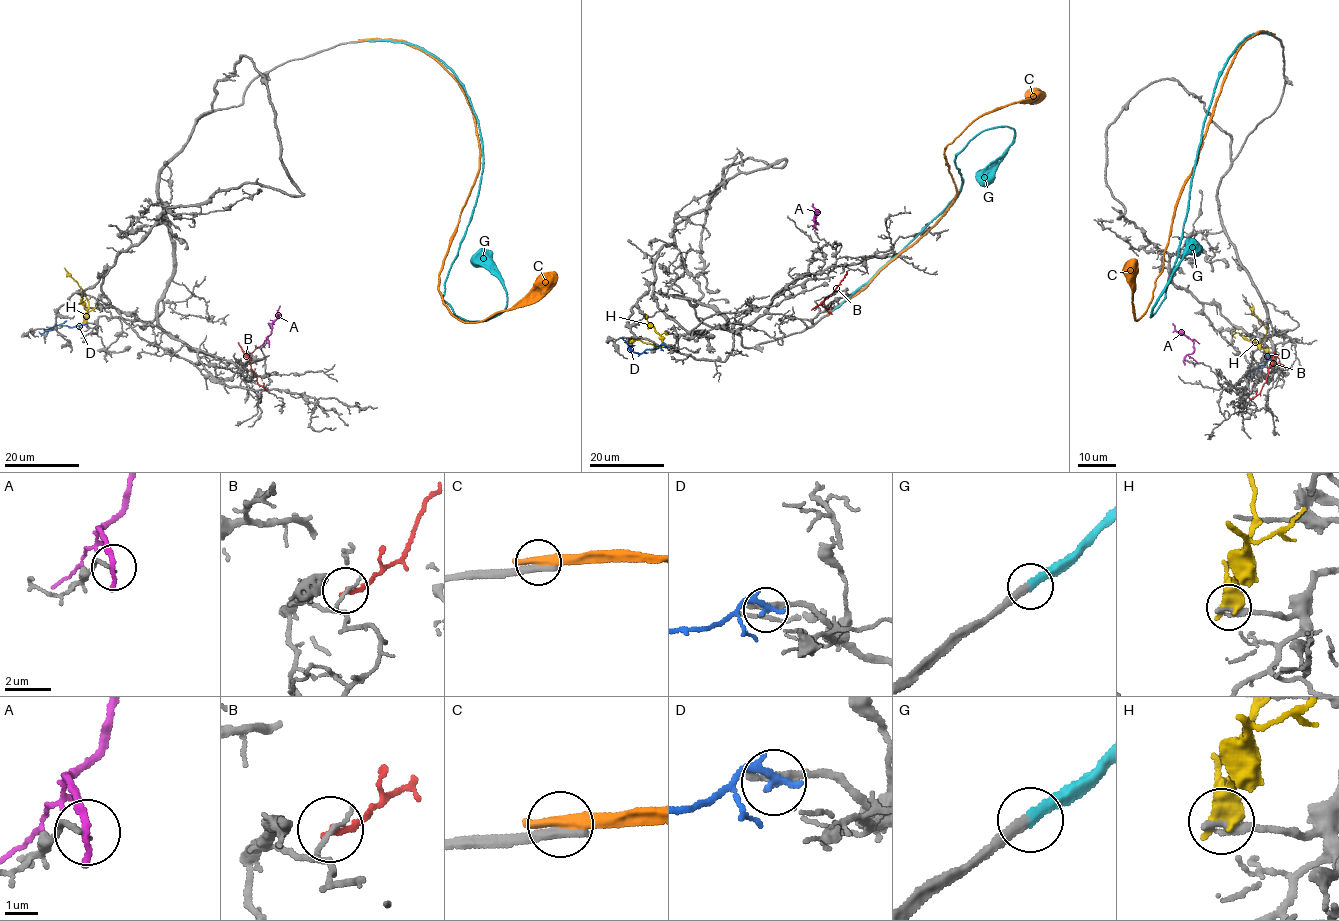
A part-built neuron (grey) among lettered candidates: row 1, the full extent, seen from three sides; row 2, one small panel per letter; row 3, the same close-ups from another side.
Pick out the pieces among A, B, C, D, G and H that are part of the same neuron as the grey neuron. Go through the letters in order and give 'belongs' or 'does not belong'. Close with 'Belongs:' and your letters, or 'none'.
A: does not belong
B: does not belong
C: does not belong
D: does not belong
G: belongs
H: does not belong
Belongs: G

